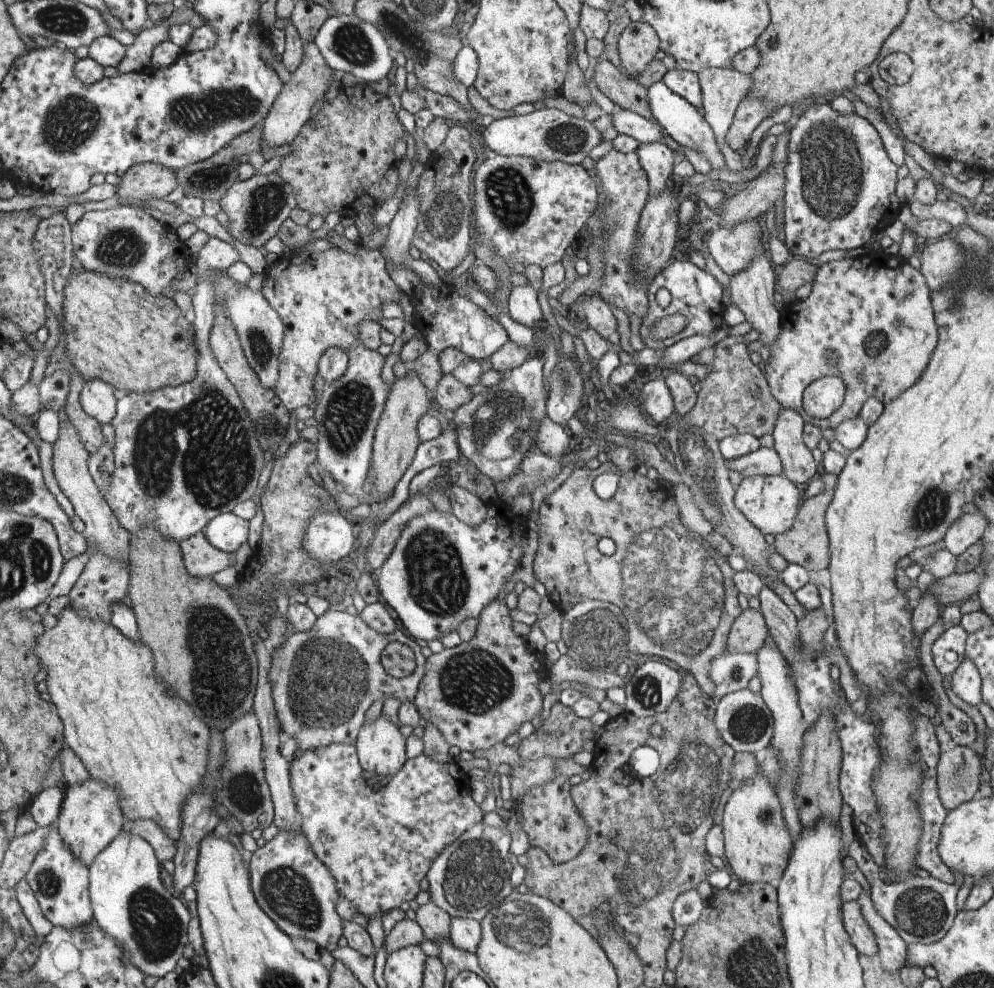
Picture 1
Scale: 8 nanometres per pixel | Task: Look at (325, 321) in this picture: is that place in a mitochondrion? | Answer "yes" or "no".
no

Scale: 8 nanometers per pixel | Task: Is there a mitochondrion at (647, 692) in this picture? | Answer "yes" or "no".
yes

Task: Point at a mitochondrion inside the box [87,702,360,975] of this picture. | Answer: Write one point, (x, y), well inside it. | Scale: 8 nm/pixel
(156, 928)

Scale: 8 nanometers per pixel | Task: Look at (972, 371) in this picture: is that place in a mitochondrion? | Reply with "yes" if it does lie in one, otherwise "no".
no

